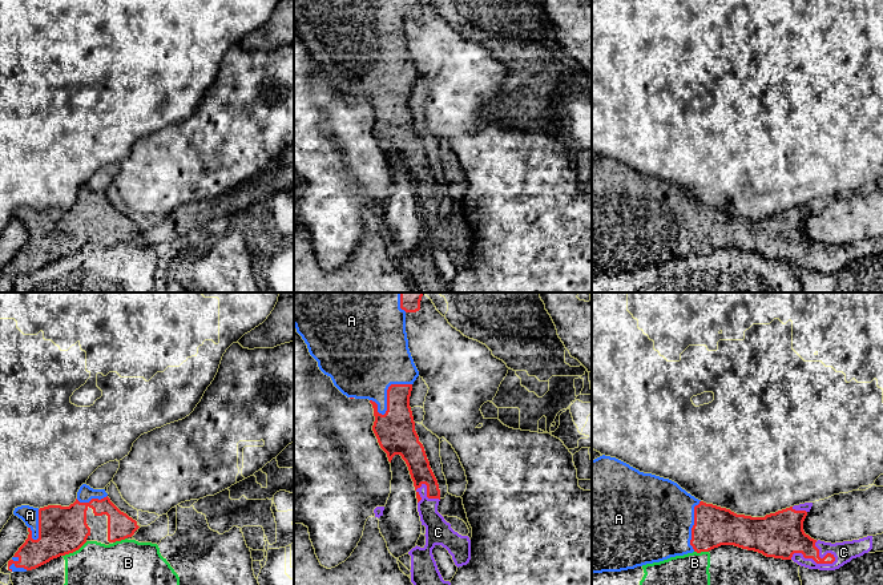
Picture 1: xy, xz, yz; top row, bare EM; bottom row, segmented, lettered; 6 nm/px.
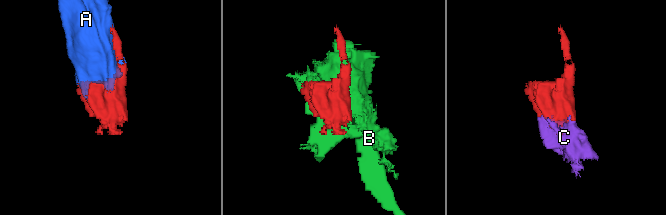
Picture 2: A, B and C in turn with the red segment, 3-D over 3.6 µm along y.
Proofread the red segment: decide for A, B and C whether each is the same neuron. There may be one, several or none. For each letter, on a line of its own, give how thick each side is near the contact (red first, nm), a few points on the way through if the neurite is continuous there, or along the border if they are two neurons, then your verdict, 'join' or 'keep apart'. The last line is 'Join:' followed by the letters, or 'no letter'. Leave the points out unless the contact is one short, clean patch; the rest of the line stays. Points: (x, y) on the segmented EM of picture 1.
A: 240 nm thick on the red side, 400 nm on the other; join
B: 280 nm thick on the red side, 260 nm on the other; keep apart
C: 280 nm thick on the red side, 130 nm on the other; join
Join: A, C

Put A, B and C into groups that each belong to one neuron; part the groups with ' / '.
A C / B

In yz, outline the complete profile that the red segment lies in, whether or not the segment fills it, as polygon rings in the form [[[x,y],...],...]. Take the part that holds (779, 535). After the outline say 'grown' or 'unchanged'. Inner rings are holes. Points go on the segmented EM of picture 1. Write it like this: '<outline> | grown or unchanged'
[[[610,456],[592,460],[592,573],[621,572],[688,553],[734,545],[766,557],[793,560],[801,566],[835,570],[864,553],[883,552],[883,533],[843,542],[814,540],[803,530],[813,503],[765,517],[737,515],[706,504],[677,483],[644,473]]] | grown

